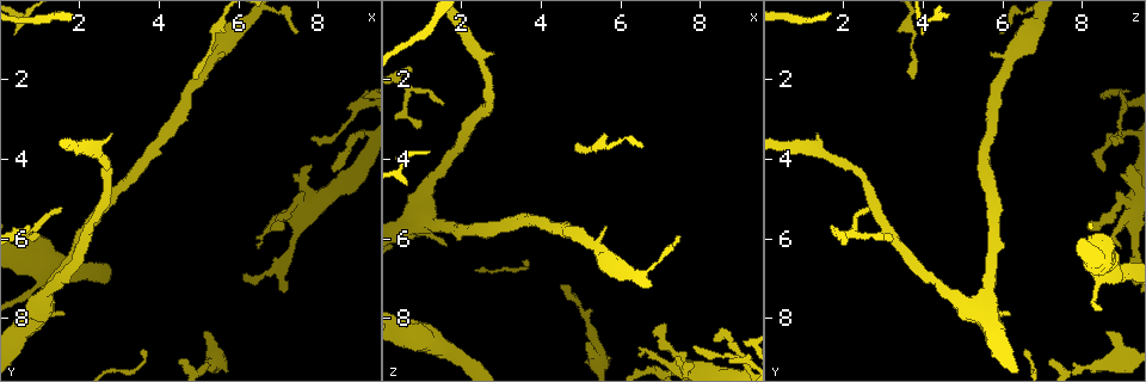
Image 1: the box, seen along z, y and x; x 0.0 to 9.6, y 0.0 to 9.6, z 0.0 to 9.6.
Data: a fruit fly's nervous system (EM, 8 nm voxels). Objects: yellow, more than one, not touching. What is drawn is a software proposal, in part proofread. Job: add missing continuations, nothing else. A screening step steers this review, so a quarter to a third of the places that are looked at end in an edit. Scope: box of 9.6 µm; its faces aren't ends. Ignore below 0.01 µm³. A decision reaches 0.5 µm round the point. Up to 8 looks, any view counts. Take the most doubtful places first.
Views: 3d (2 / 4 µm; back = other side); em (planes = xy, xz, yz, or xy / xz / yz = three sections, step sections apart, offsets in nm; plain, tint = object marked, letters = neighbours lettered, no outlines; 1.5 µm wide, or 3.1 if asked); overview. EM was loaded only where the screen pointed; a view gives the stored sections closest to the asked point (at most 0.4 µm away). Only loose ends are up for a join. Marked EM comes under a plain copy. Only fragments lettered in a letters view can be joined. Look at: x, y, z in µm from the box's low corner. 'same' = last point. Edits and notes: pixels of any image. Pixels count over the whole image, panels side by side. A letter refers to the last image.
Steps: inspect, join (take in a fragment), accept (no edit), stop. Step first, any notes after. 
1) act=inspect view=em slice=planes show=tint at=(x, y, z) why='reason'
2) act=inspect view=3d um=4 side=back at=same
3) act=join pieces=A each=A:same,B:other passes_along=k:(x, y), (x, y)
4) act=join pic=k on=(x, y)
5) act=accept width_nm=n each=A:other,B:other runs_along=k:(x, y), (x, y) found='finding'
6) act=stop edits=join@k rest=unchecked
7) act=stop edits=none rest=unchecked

act=inspect view=3d um=4 at=(4.50, 9.05, 7.20) why='branch stops here'

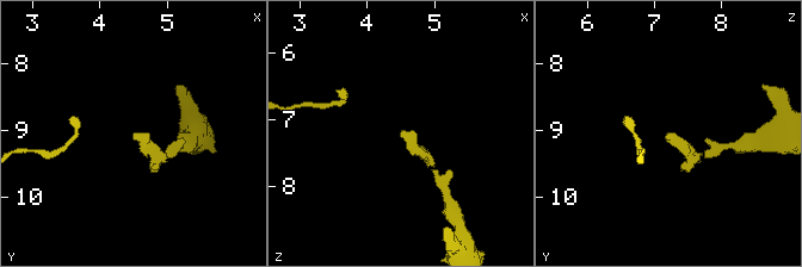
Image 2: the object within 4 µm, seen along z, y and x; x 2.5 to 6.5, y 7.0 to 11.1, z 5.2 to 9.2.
act=inspect view=em slice=xy step=8 show=tint at=(4.50, 9.10, 7.20)

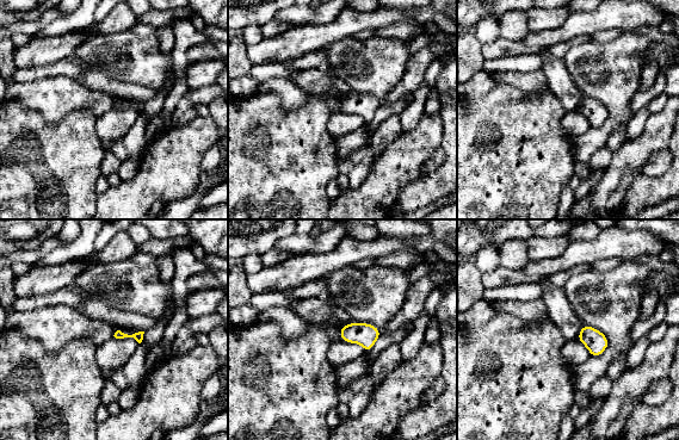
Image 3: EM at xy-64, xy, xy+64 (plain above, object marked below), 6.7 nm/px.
act=inspect view=em slice=planes show=letters at=same why='another direction'

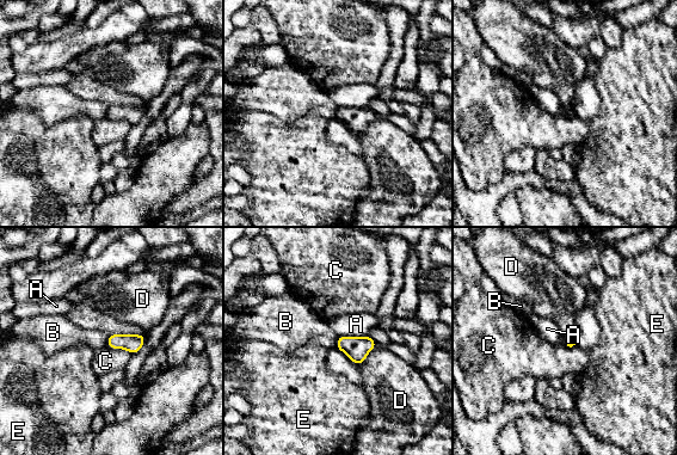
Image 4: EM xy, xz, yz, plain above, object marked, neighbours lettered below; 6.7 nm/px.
act=accept each=A:other,B:other,C:other,D:other,E:other border=4:(109, 334), (106, 345) found='no lettered fragment goes on from it'

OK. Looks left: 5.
act=inspect view=3d um=4 at=(2.80, 3.30, 1.35) why='branch stops here'

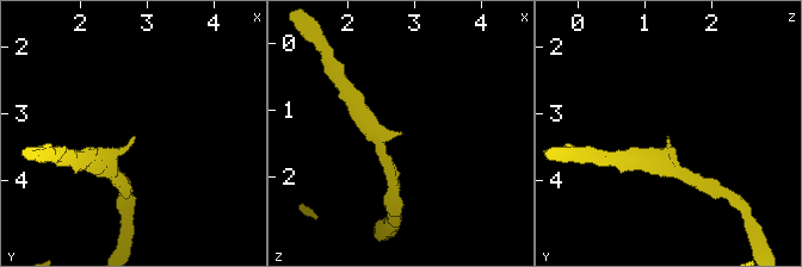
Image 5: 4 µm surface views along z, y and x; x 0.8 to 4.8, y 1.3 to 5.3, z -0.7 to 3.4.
act=inspect view=em slice=xz step=8 show=tint at=(2.85, 3.35, 1.35) why='shape alone is not enough'

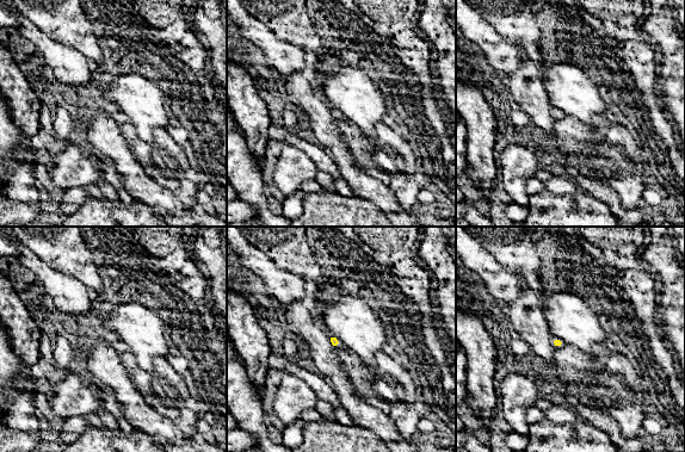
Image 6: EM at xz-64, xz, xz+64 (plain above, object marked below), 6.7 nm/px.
act=inspect view=em slice=planes show=letters at=same why='cut it another way'

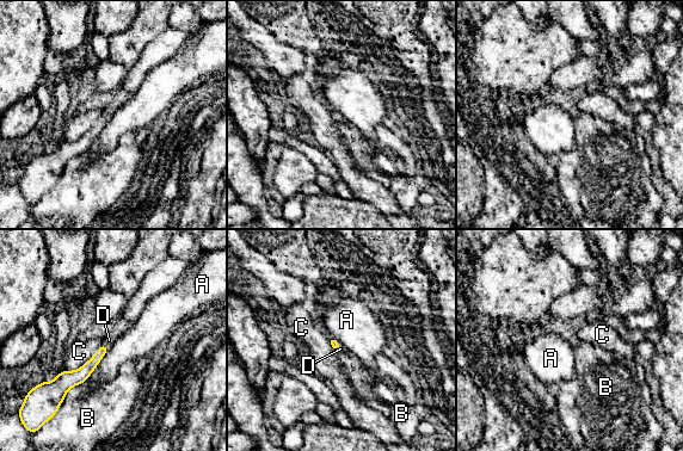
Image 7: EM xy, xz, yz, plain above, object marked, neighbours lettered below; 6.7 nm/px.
act=join pieces=D each=A:other,B:other,C:other,D:same passes_along=7:(84, 372), (106, 344), (109, 340) found='the neuron continues'

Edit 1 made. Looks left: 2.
act=inspect view=overview

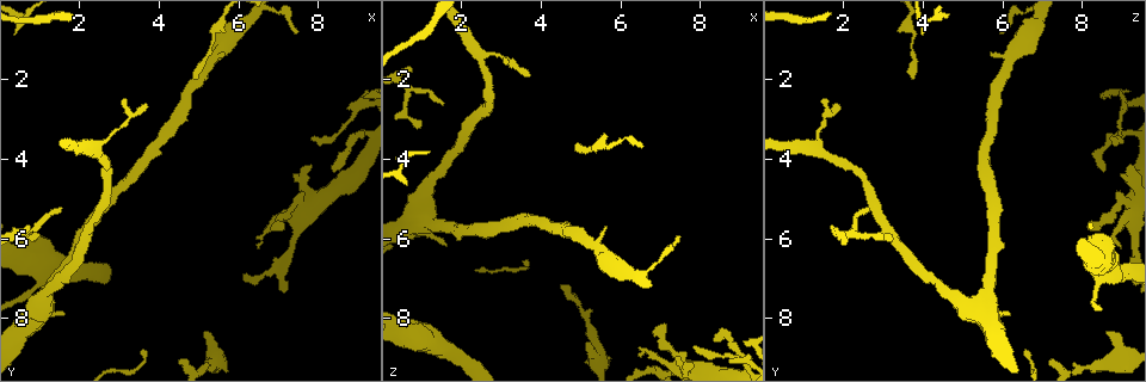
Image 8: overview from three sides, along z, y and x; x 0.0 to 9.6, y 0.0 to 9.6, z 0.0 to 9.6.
act=inspect view=em slice=planes show=letters at=(1.50, 5.15, 2.55) why='branch stops here'

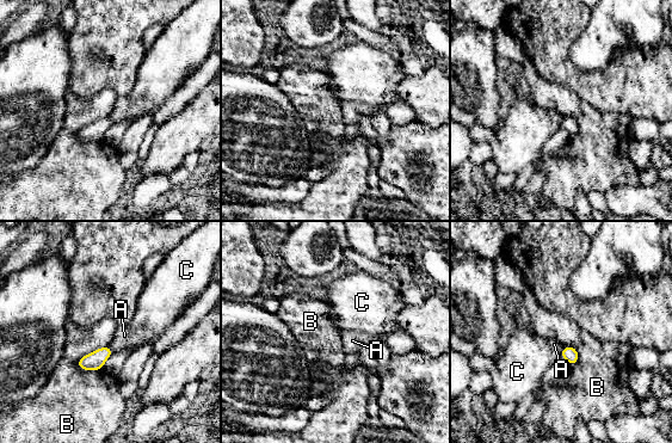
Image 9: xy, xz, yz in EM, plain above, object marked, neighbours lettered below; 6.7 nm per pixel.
act=accept width_nm=100 each=A:other,B:other,C:other border=9:(108, 345), (84, 355), (75, 363) found='no lettered fragment goes on from it'

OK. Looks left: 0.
act=stop edits=join@7 rest=unchecked

